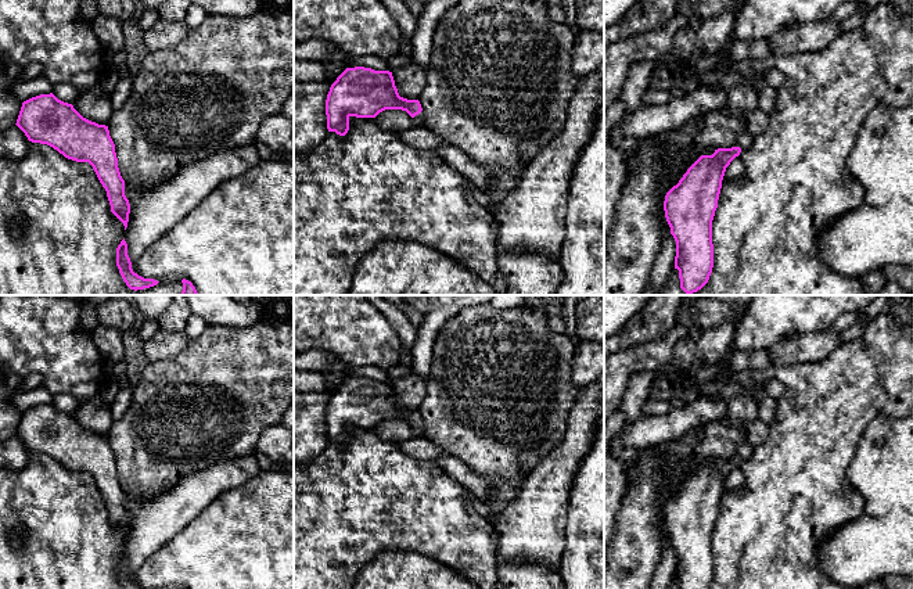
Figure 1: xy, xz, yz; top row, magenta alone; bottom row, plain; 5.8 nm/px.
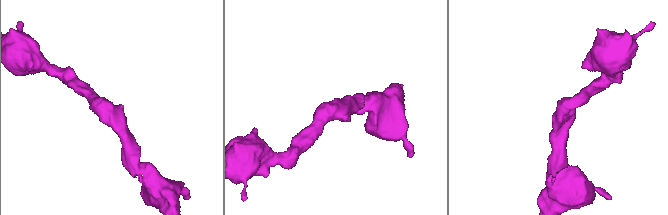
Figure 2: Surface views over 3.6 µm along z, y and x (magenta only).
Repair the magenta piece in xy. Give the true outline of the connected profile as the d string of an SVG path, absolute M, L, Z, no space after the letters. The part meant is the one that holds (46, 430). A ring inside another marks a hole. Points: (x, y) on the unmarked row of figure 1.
M53 403L24 412L15 435L29 452L47 455L68 470L89 473L107 502L111 522L126 540L130 514L108 437L83 428Z

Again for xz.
M364 377L346 378L327 405L327 439L345 446L351 427L375 428L385 420L406 421L413 428L416 438L423 437L420 412L399 406L392 383Z

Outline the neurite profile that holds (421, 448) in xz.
M424 437L398 442L396 446L407 456L418 460L434 460L446 456L439 446Z

